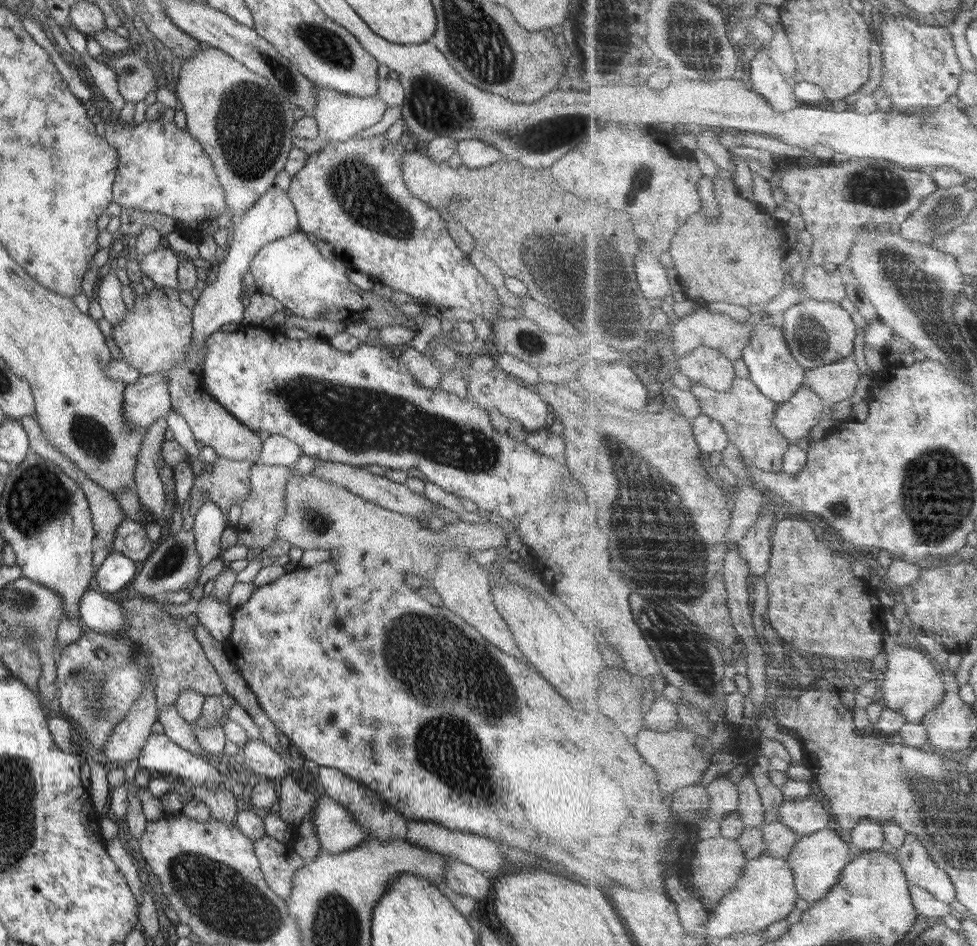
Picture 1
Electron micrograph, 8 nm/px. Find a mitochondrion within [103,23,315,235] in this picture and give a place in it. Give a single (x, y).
(248, 121)

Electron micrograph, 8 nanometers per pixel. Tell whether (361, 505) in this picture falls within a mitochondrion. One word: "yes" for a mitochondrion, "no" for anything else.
no

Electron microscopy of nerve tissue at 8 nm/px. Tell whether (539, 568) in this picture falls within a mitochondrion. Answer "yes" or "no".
no

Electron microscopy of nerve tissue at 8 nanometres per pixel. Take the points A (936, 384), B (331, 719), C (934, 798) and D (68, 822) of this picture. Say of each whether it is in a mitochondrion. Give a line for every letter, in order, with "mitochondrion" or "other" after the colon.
A: other
B: other
C: mitochondrion
D: other

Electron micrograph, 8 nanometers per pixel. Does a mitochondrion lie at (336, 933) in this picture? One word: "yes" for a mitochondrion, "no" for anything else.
yes

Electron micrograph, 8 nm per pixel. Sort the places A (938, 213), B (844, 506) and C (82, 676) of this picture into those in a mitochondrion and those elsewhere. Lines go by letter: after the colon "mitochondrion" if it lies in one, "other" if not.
A: mitochondrion
B: mitochondrion
C: mitochondrion

